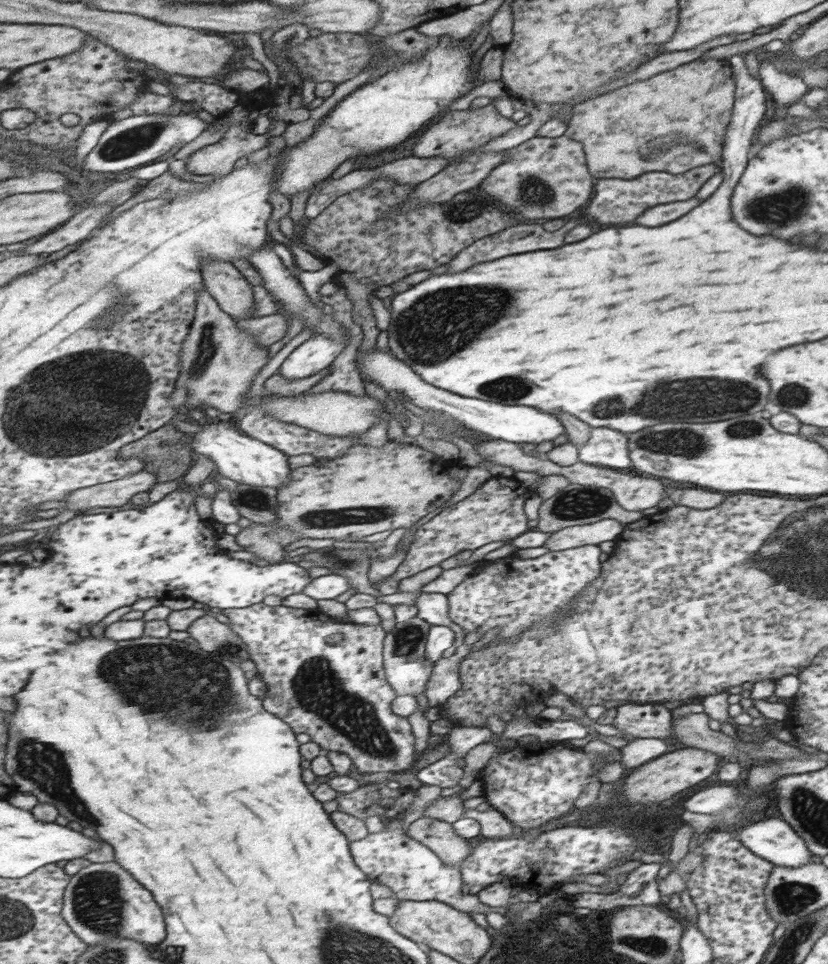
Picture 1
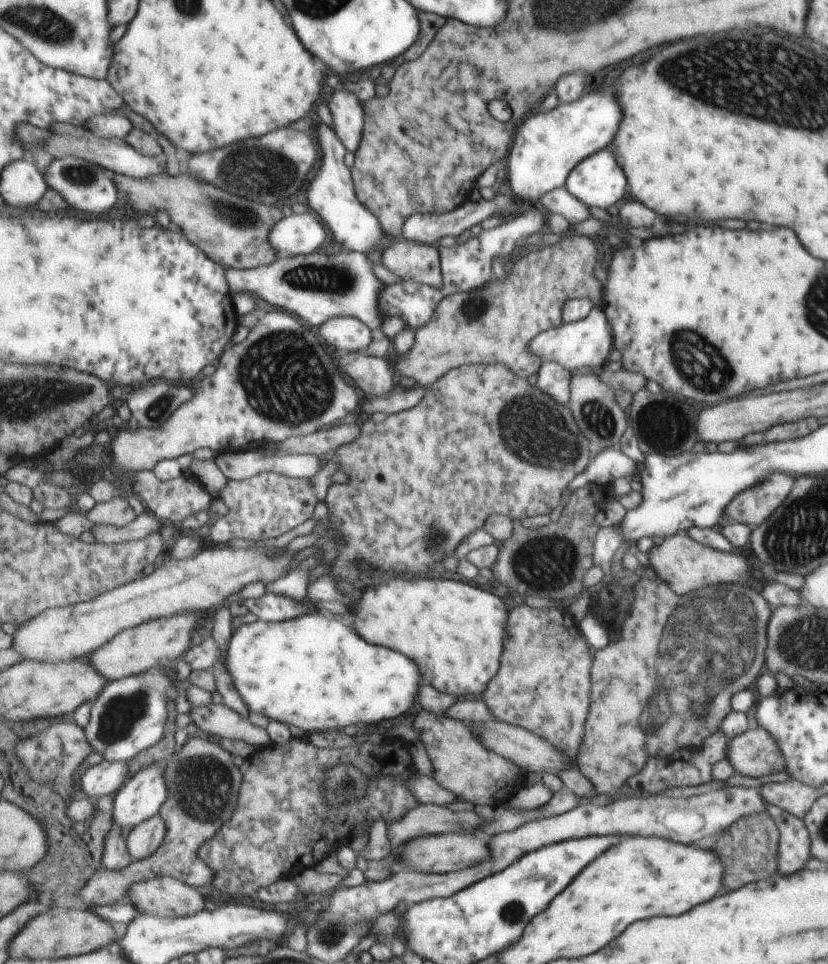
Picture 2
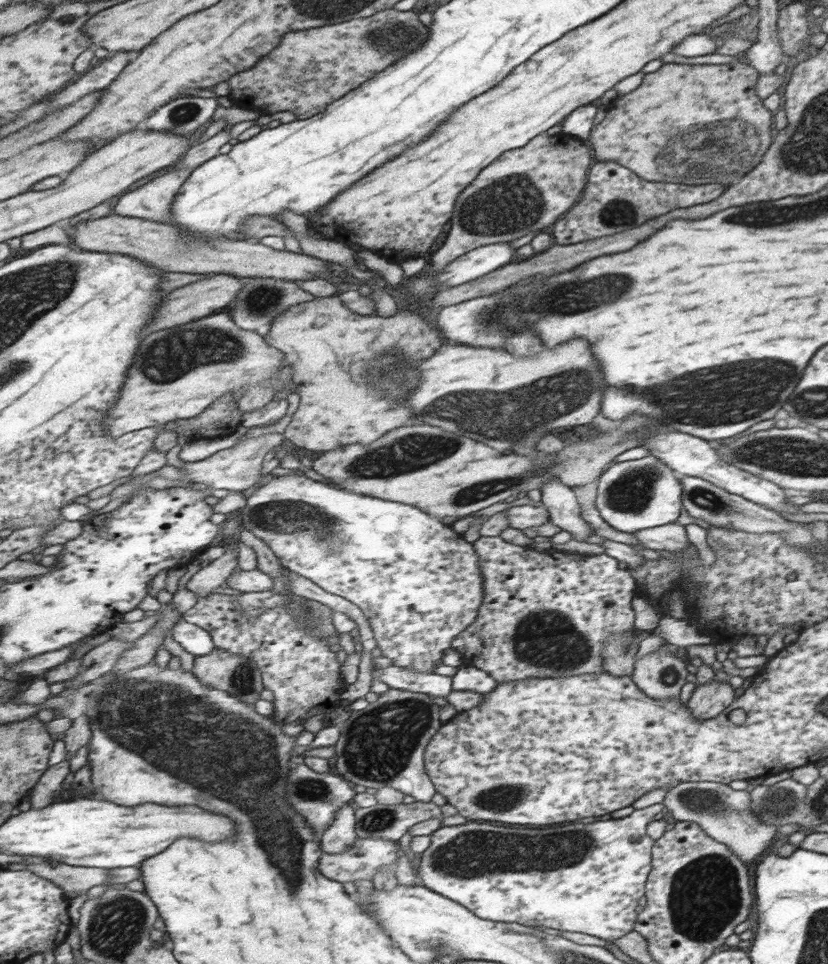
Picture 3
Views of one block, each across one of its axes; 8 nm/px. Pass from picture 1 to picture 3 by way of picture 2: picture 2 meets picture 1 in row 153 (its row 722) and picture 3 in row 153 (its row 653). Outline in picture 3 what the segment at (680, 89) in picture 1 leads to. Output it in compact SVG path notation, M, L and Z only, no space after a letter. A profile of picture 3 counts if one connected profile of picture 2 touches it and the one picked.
M739 60L720 65L663 64L660 70L646 73L634 92L615 99L614 108L592 128L588 142L595 148L596 160L616 161L644 180L691 186L719 183L726 191L752 172L776 142L777 111L764 104L757 93L758 82L760 71Z

